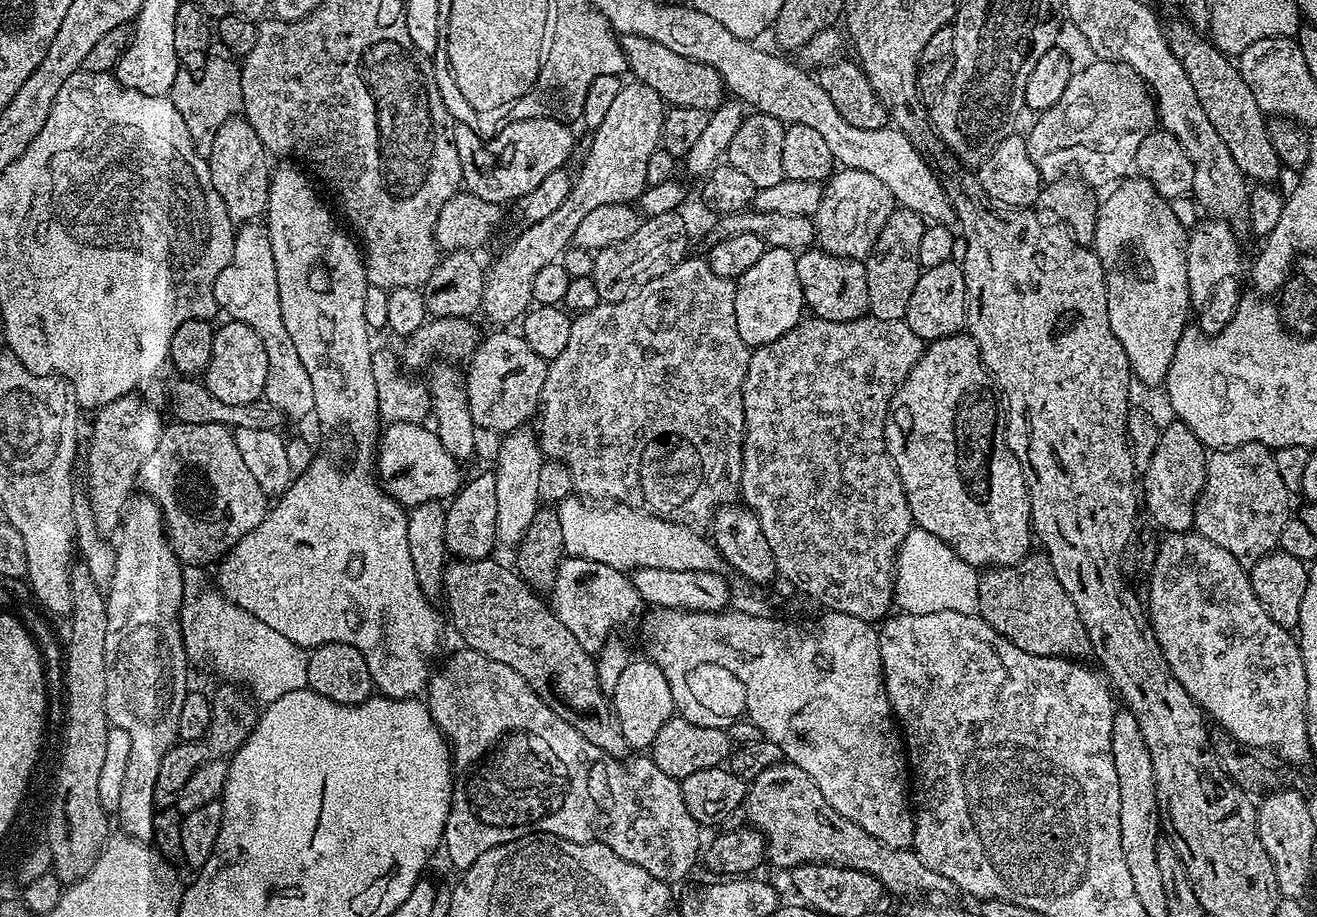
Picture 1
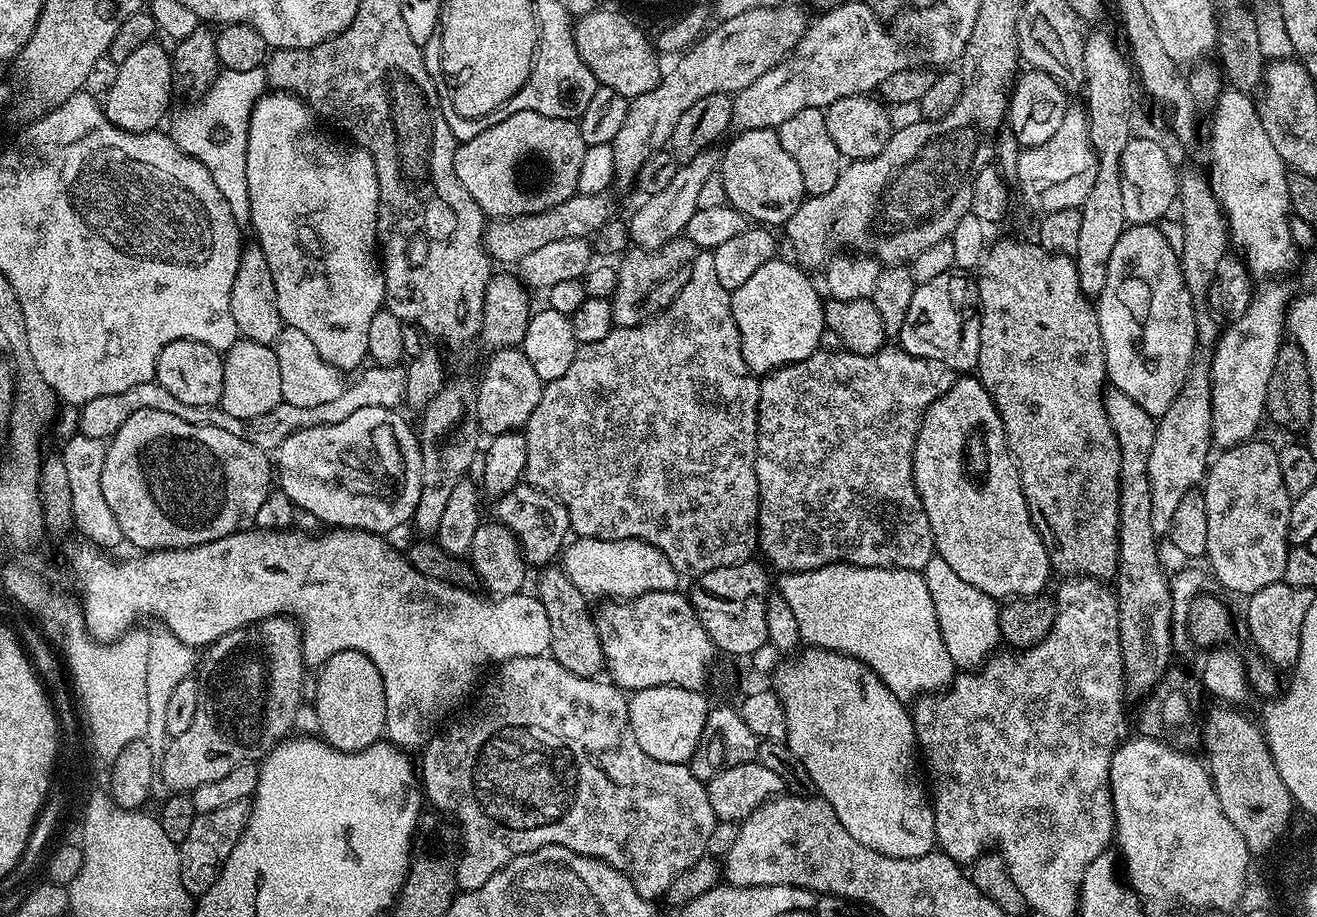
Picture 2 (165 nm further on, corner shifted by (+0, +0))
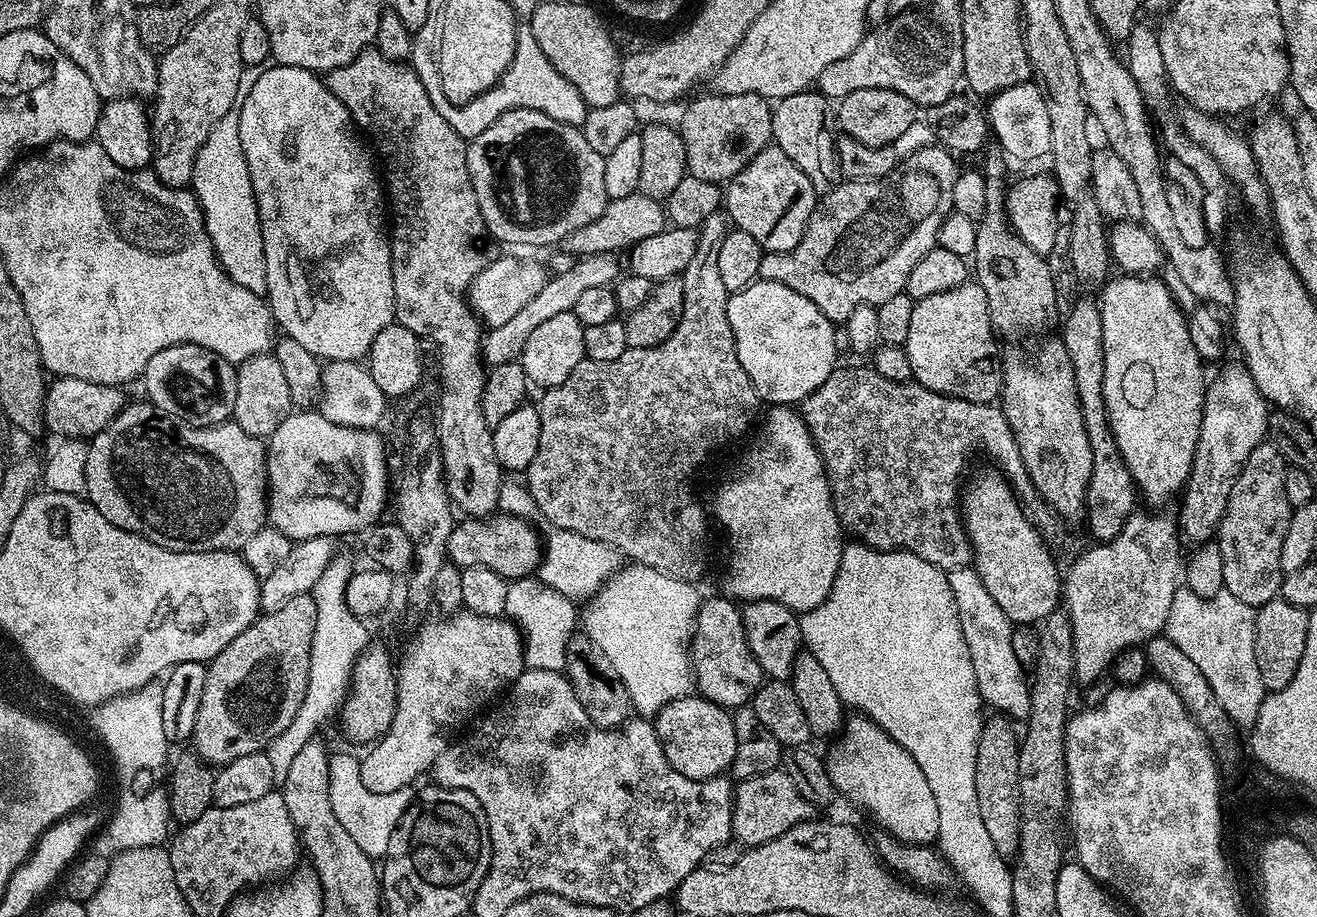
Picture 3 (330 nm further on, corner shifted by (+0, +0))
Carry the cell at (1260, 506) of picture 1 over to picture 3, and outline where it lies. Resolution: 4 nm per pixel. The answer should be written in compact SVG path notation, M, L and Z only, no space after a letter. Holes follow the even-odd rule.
M1265 442L1250 453L1250 458L1230 490L1224 516L1220 519L1218 543L1222 550L1222 578L1224 590L1234 594L1252 608L1277 599L1282 570L1282 542L1286 539L1292 503L1286 498L1286 463L1272 443Z

